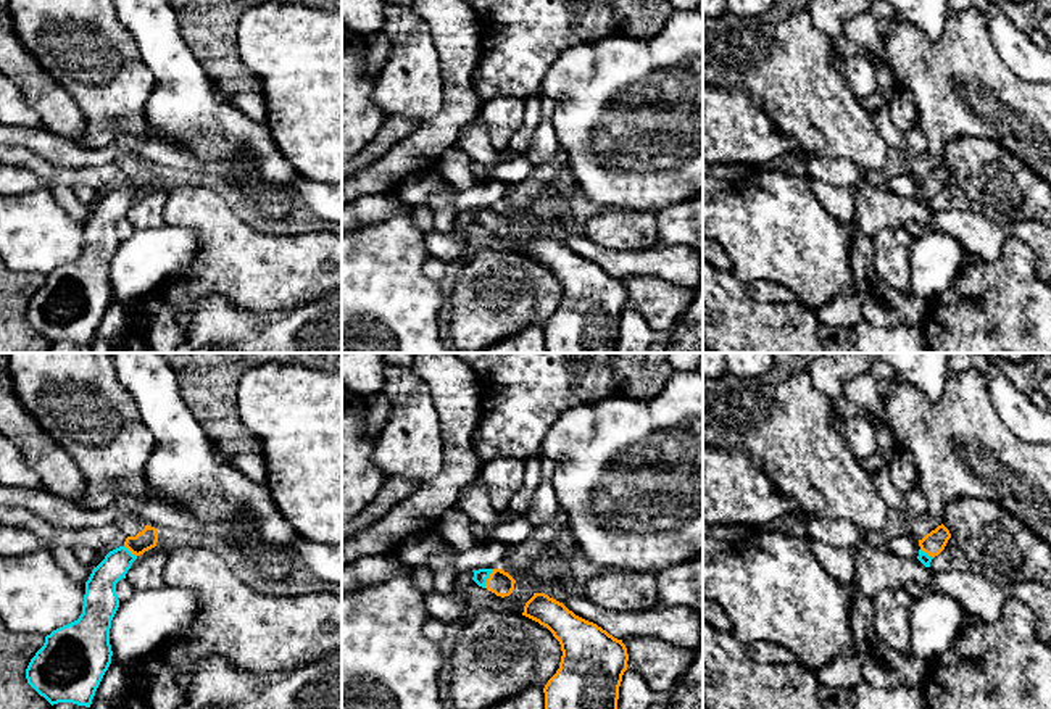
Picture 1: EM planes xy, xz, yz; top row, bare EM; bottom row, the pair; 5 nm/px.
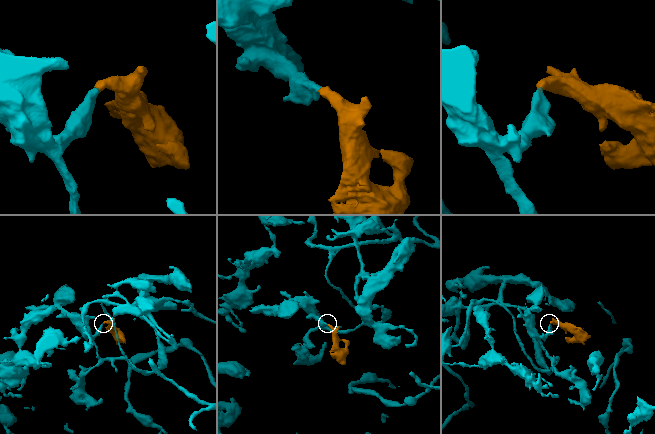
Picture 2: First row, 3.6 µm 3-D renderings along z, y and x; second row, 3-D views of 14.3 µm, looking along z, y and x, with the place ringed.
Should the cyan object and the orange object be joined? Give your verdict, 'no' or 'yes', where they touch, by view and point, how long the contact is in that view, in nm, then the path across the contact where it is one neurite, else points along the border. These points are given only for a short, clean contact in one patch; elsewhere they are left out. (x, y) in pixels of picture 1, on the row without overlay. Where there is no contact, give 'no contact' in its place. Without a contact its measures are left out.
yes; meets cyan in xz at (487, 216); contact 110 nm long; runs through xz (481, 215), (487, 216), (502, 223)

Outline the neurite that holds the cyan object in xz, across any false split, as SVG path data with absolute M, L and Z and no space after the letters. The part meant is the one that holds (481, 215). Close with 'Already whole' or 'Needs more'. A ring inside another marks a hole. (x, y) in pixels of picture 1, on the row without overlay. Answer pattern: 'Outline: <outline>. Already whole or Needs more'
Outline: M479 208L472 209L472 219L488 230L495 232L496 235L509 235L514 229L516 219L501 208Z. Needs more

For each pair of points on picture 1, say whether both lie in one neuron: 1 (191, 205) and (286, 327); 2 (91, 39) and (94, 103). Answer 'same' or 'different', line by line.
1: different
2: same

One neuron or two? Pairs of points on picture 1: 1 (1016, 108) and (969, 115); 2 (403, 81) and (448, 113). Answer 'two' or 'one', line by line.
1: one
2: two

